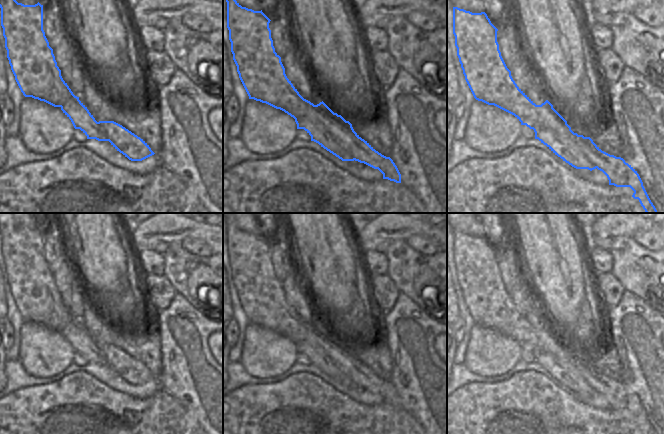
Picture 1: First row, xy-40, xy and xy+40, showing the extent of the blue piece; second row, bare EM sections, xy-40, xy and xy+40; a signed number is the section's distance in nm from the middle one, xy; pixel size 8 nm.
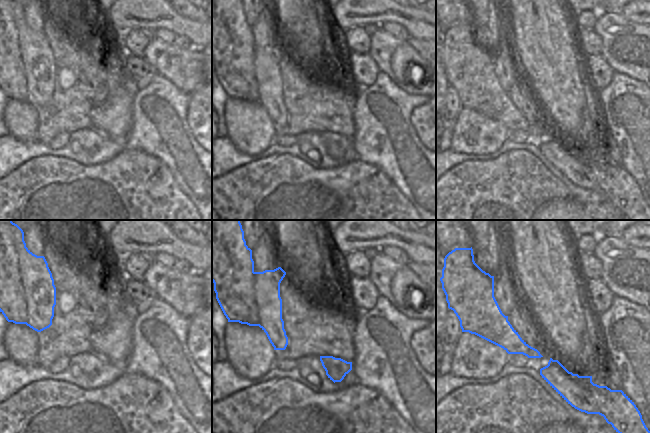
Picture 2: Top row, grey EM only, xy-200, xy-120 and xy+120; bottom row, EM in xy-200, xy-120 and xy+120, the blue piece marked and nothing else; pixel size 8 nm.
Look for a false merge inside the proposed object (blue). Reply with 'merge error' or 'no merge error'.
merge error

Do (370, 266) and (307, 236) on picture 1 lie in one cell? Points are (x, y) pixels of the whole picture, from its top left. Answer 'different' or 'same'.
different

